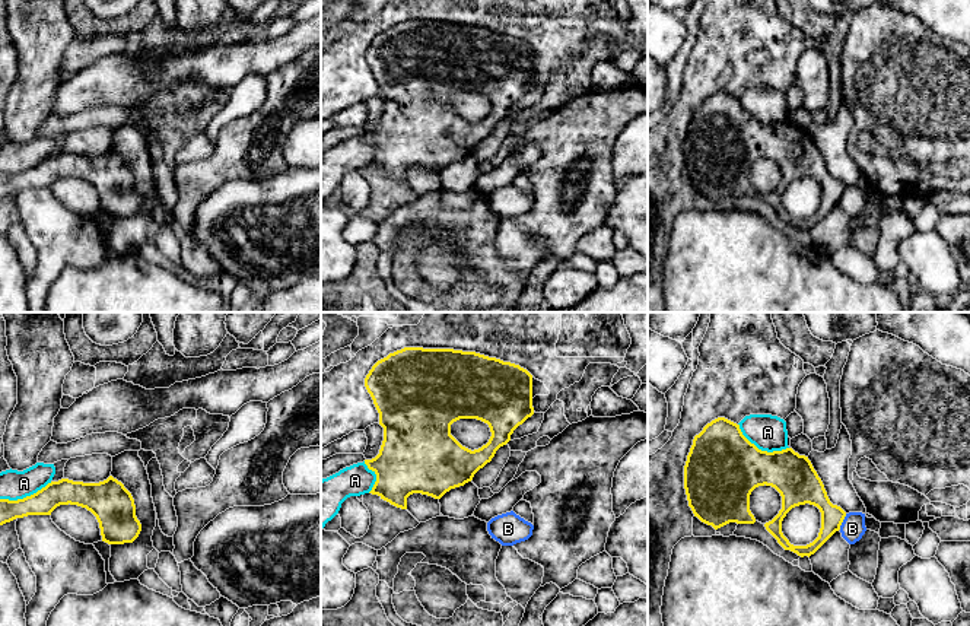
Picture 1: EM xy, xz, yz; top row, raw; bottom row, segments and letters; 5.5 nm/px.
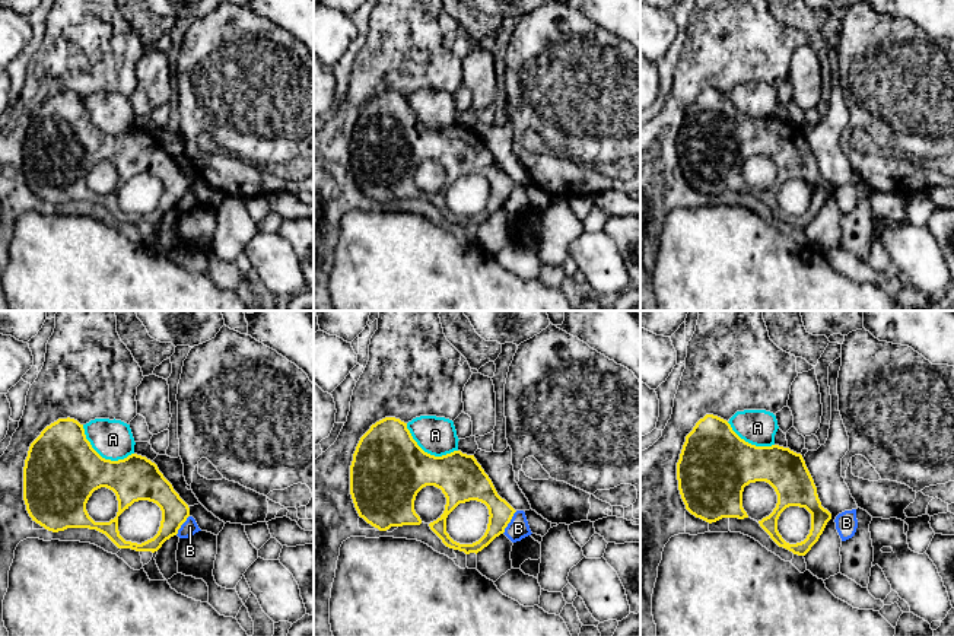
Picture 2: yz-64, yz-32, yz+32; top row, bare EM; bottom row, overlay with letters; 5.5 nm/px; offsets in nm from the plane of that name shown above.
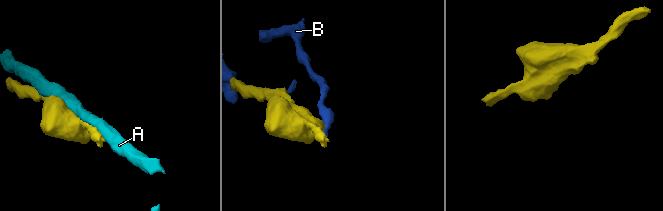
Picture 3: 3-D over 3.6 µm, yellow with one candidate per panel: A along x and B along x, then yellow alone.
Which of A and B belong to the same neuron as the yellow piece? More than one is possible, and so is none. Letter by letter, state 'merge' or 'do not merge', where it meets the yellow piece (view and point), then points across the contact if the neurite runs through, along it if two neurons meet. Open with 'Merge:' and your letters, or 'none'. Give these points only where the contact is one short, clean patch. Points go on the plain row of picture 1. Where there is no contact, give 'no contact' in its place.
Merge: none
A: do not merge; contact yz (760, 123)
B: do not merge; contact yz (842, 194)

